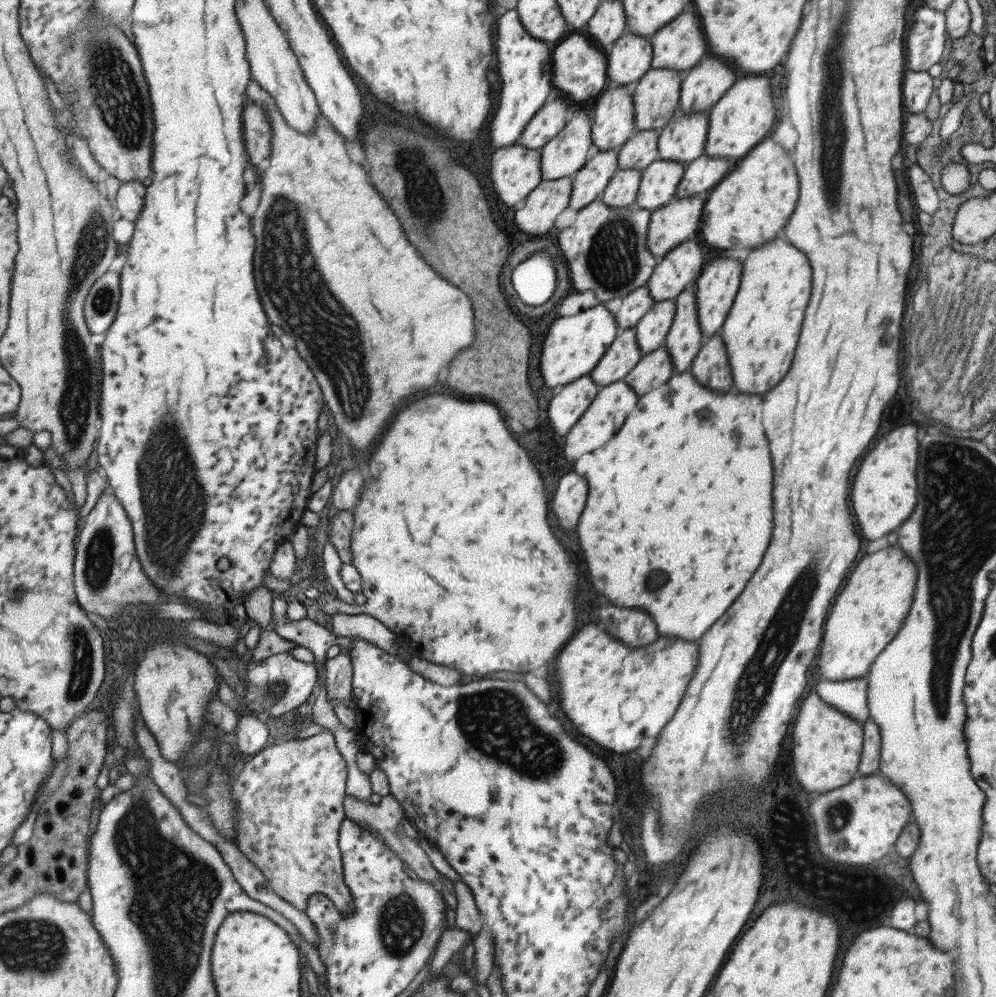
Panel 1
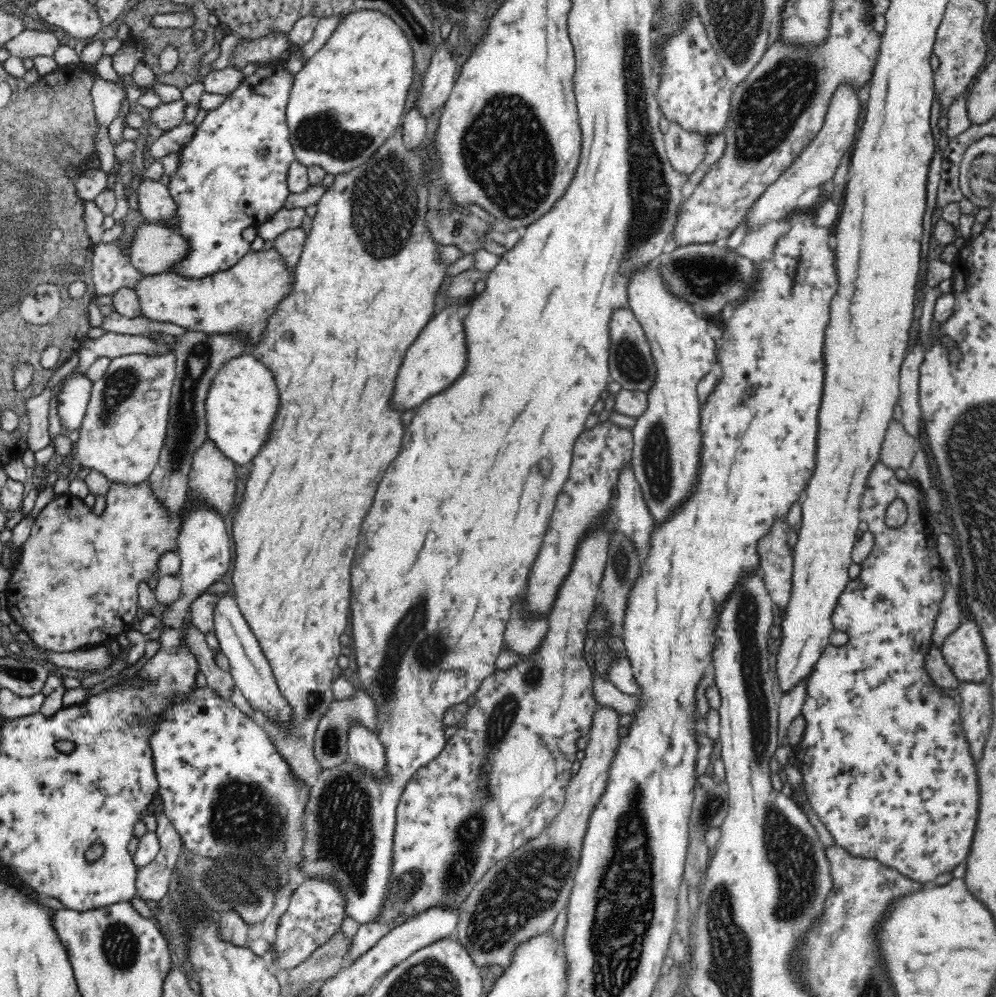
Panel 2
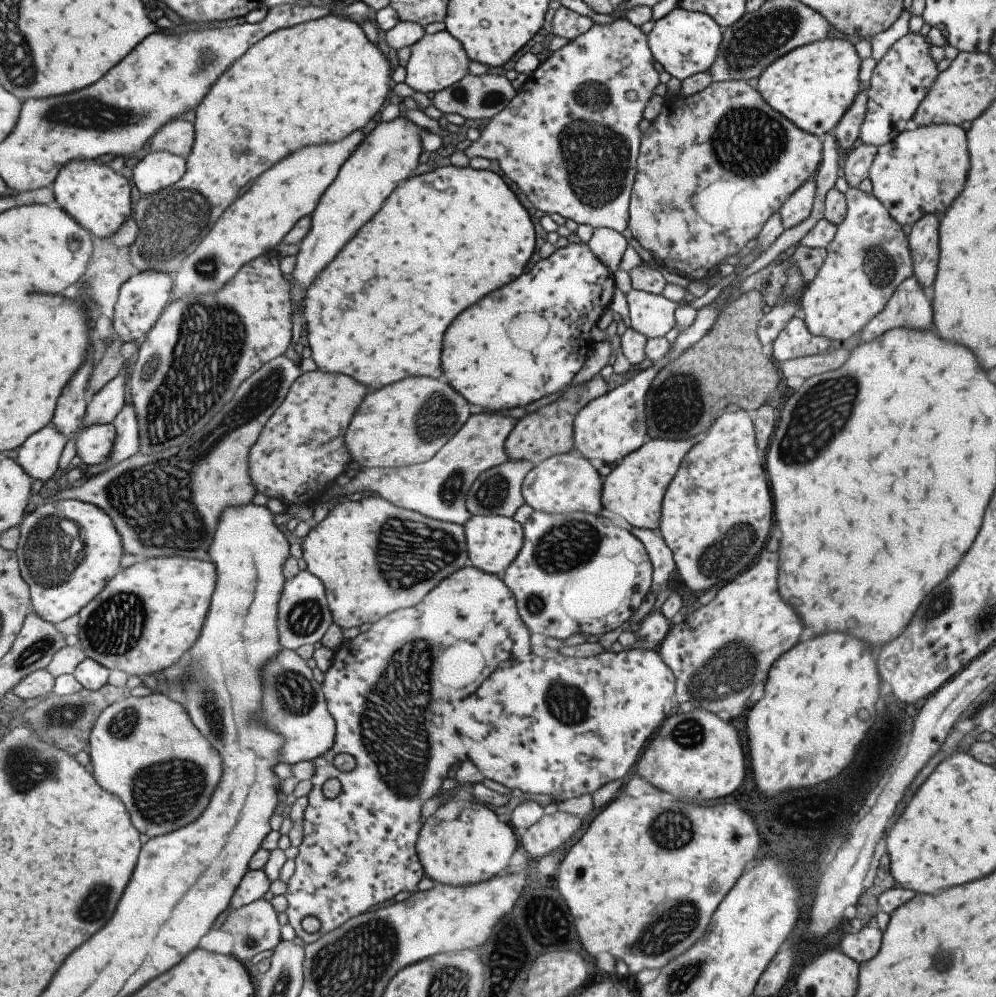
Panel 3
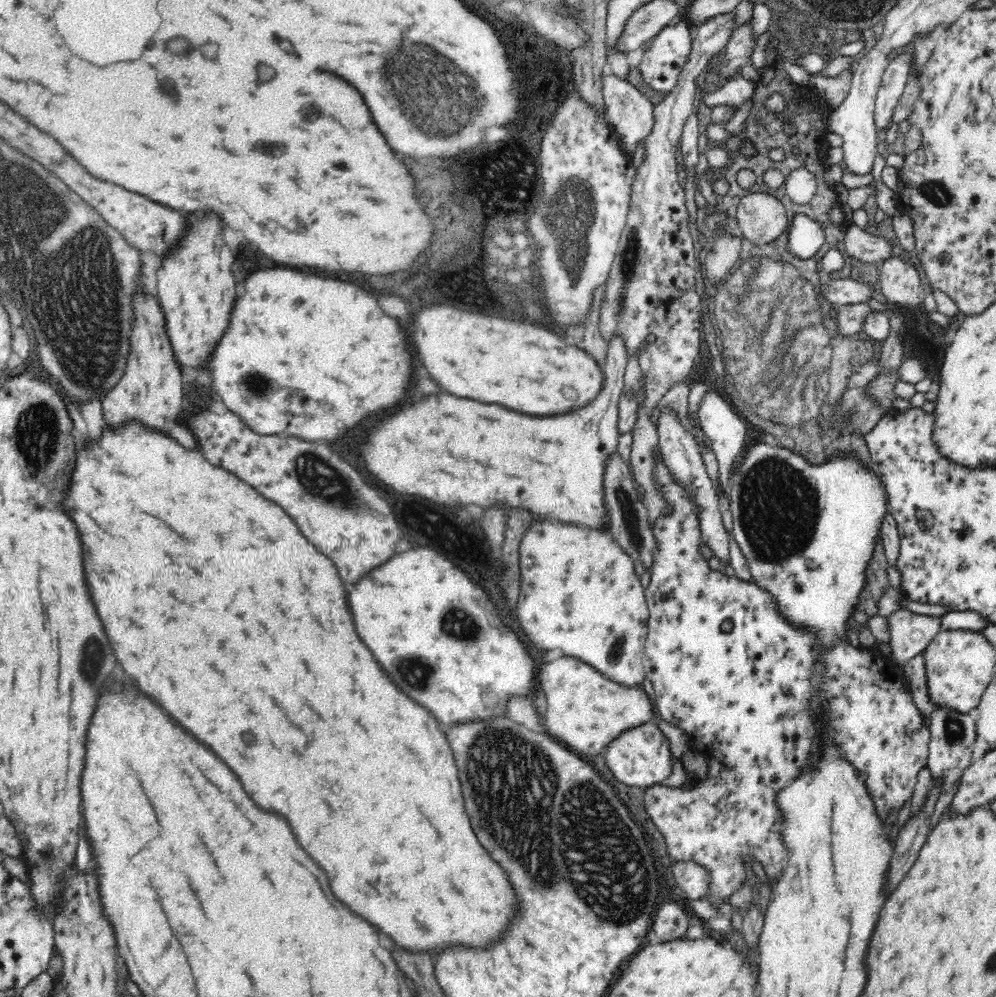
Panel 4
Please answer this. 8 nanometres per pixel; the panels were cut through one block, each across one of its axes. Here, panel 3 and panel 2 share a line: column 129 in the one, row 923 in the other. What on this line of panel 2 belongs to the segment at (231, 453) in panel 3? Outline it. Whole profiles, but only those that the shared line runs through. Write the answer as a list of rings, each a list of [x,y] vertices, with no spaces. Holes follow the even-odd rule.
[[[598,707],[596,709],[589,732],[590,742],[583,751],[583,757],[580,758],[578,772],[572,776],[566,788],[565,803],[560,814],[536,838],[529,840],[524,847],[516,850],[512,855],[505,856],[492,868],[489,868],[463,902],[457,914],[457,941],[466,949],[477,967],[500,966],[500,968],[506,969],[508,966],[512,966],[512,956],[518,950],[518,946],[540,934],[550,933],[550,928],[556,922],[556,916],[560,914],[560,910],[566,908],[568,896],[570,896],[570,890],[574,884],[580,852],[582,852],[582,841],[588,817],[606,786],[608,763],[620,744],[619,717],[620,715],[611,708]]]

